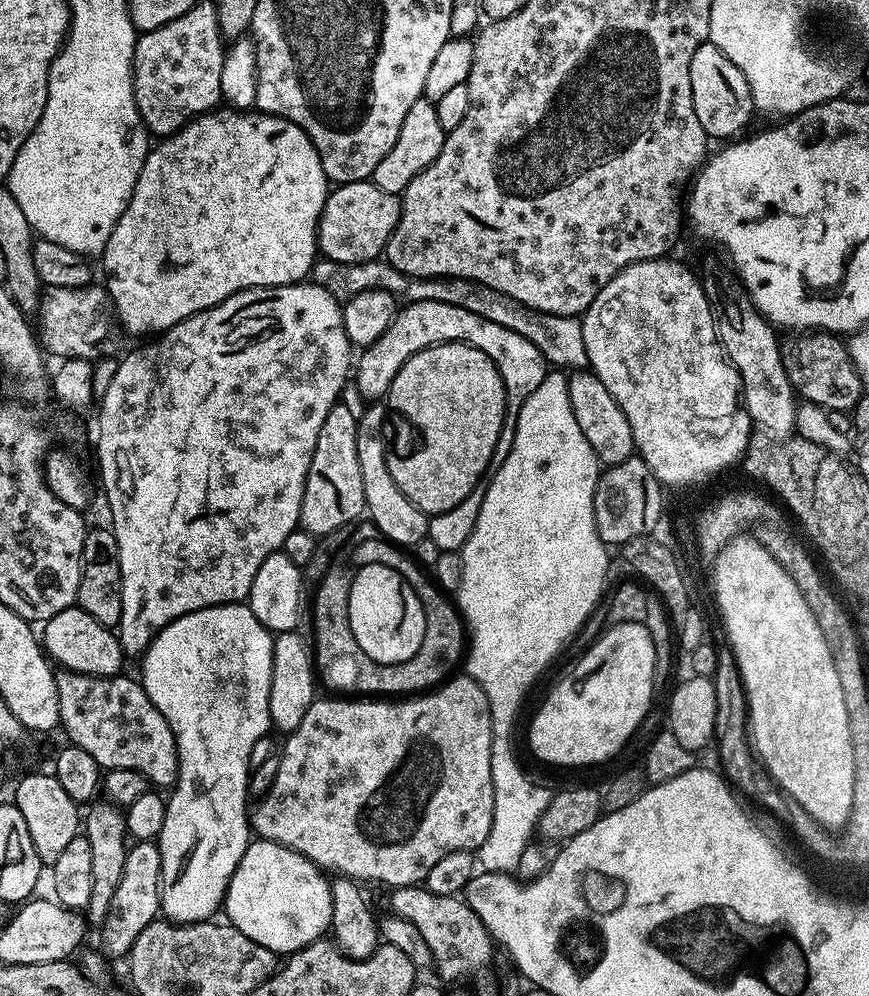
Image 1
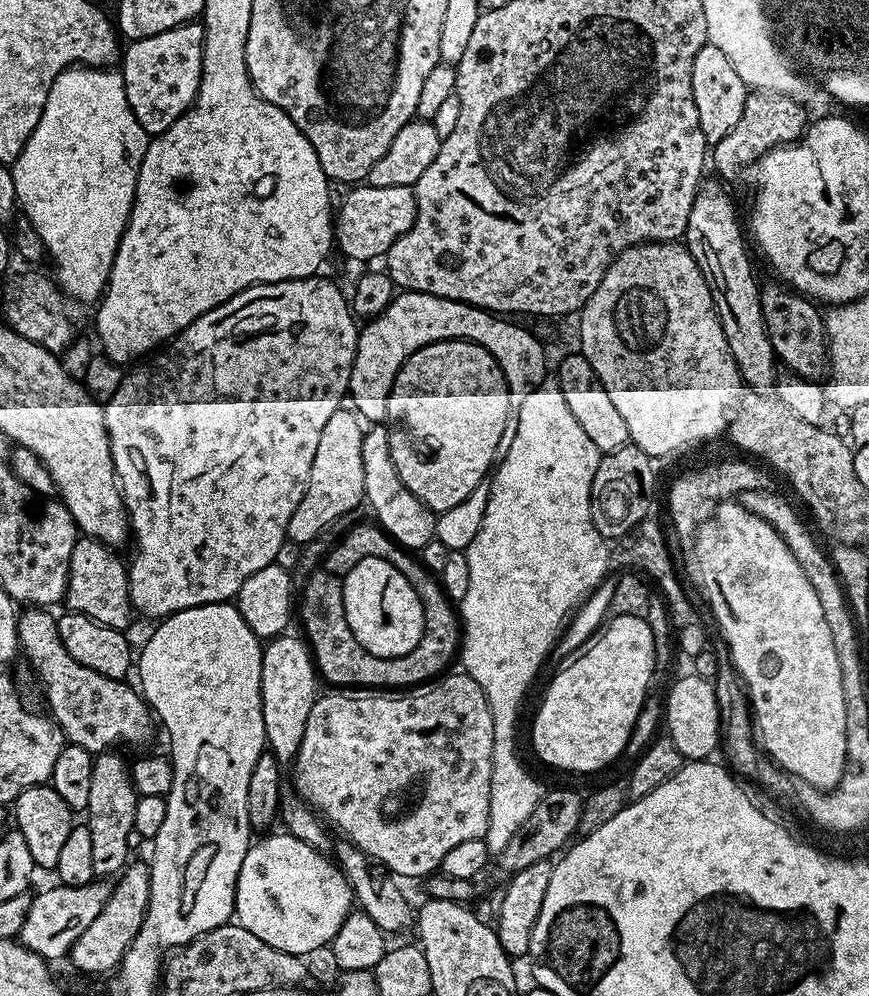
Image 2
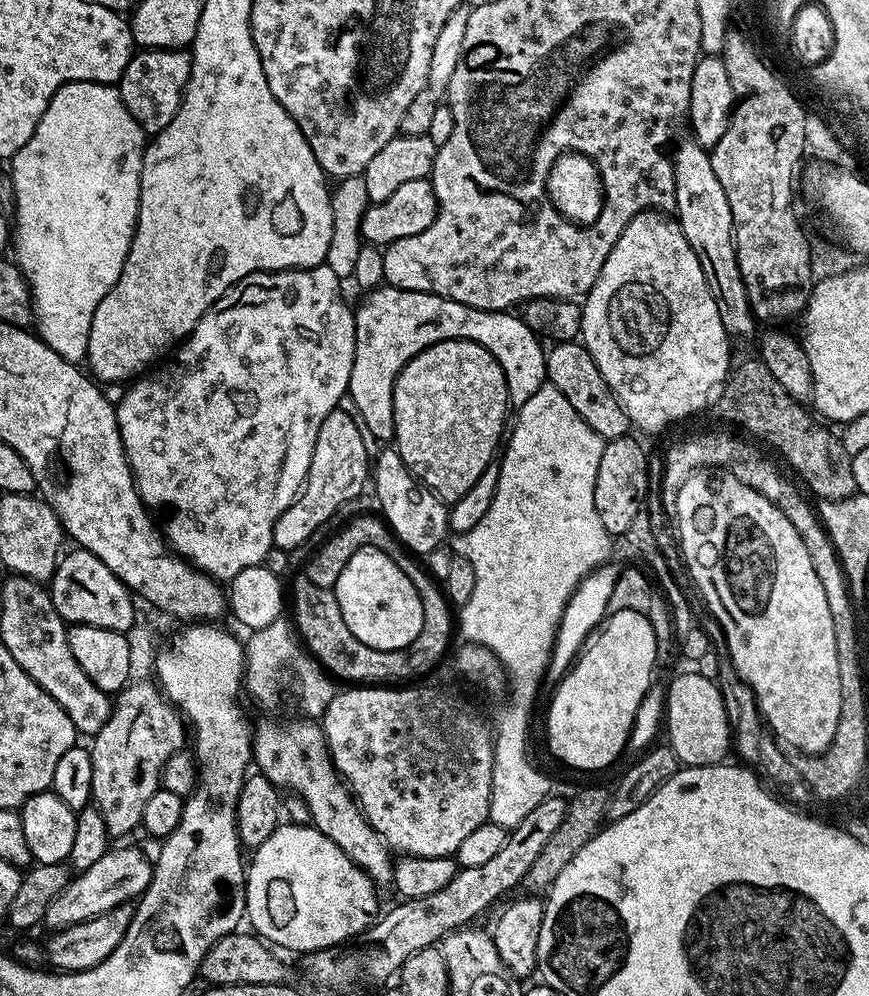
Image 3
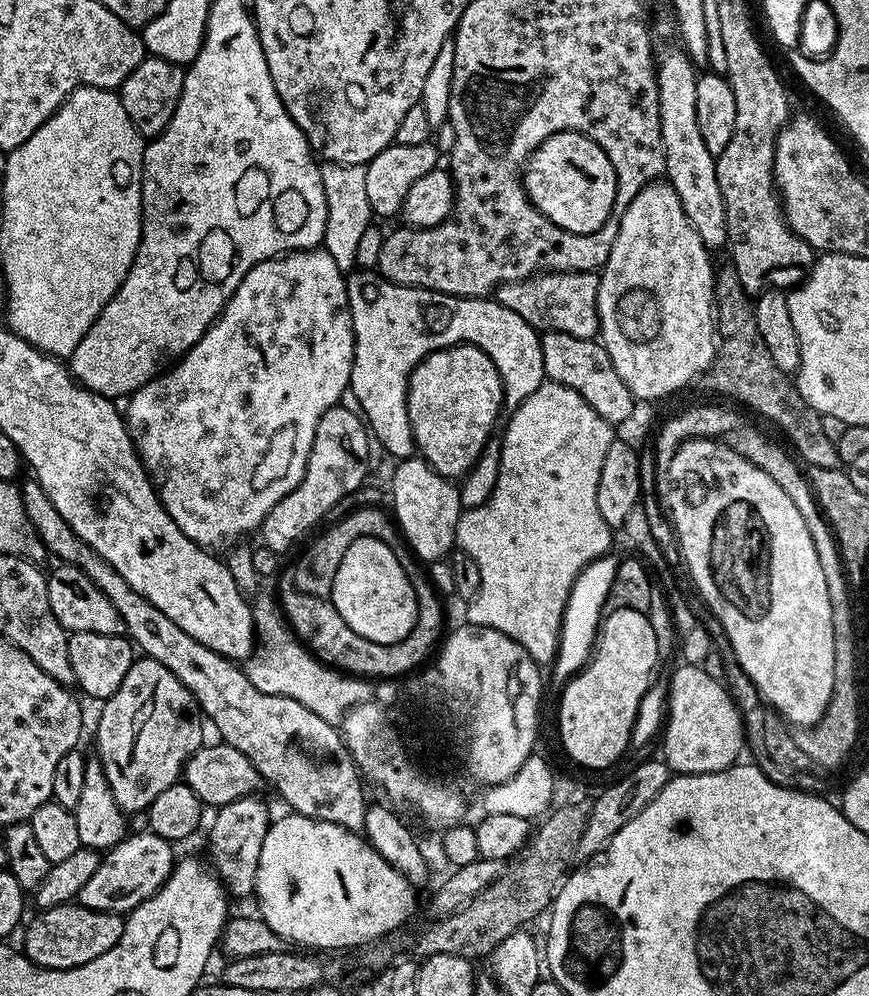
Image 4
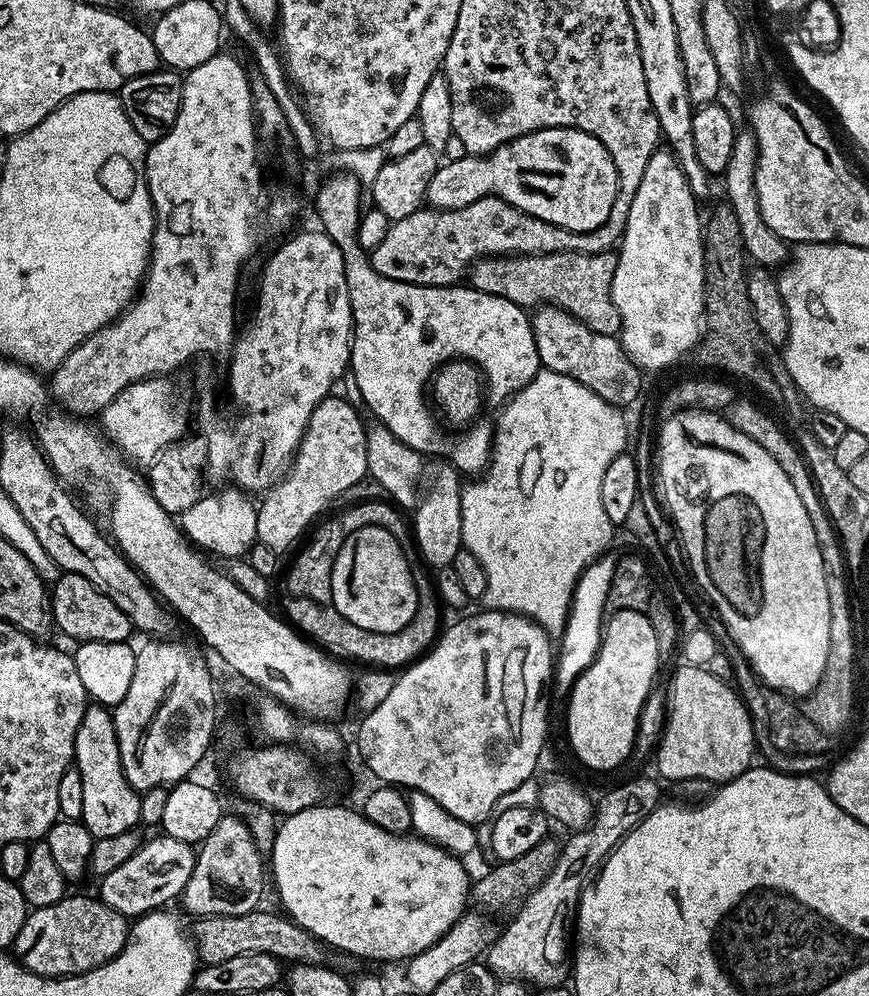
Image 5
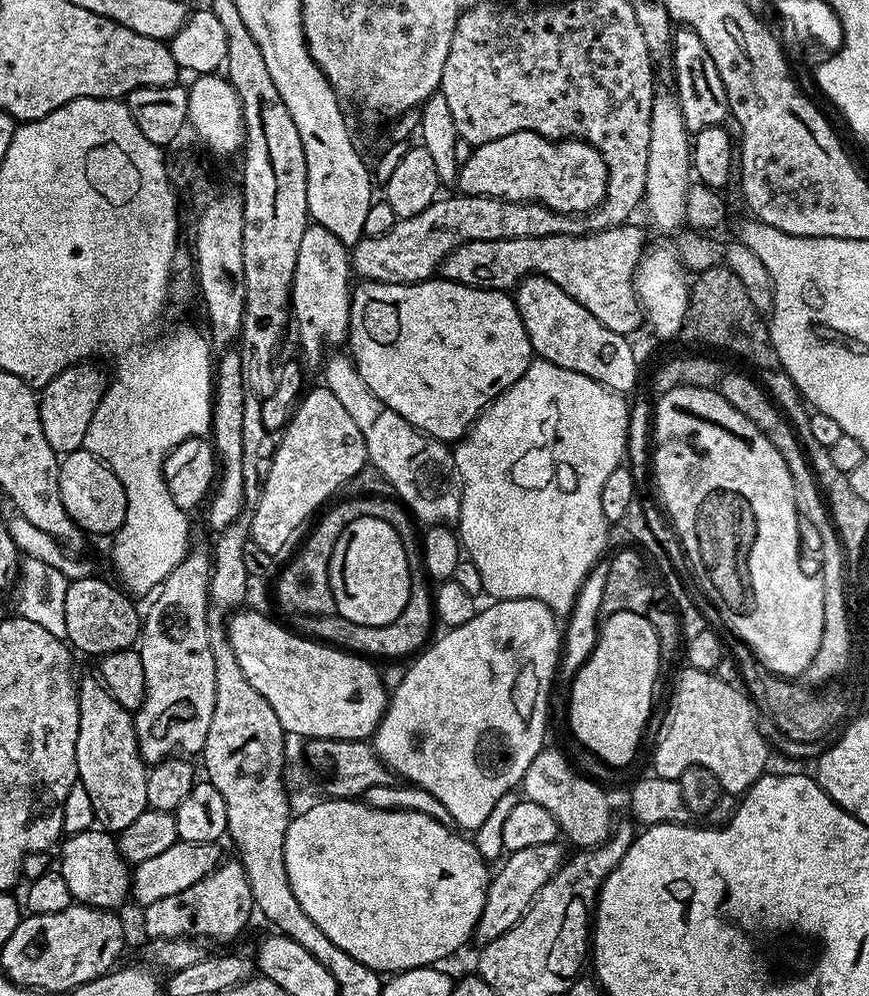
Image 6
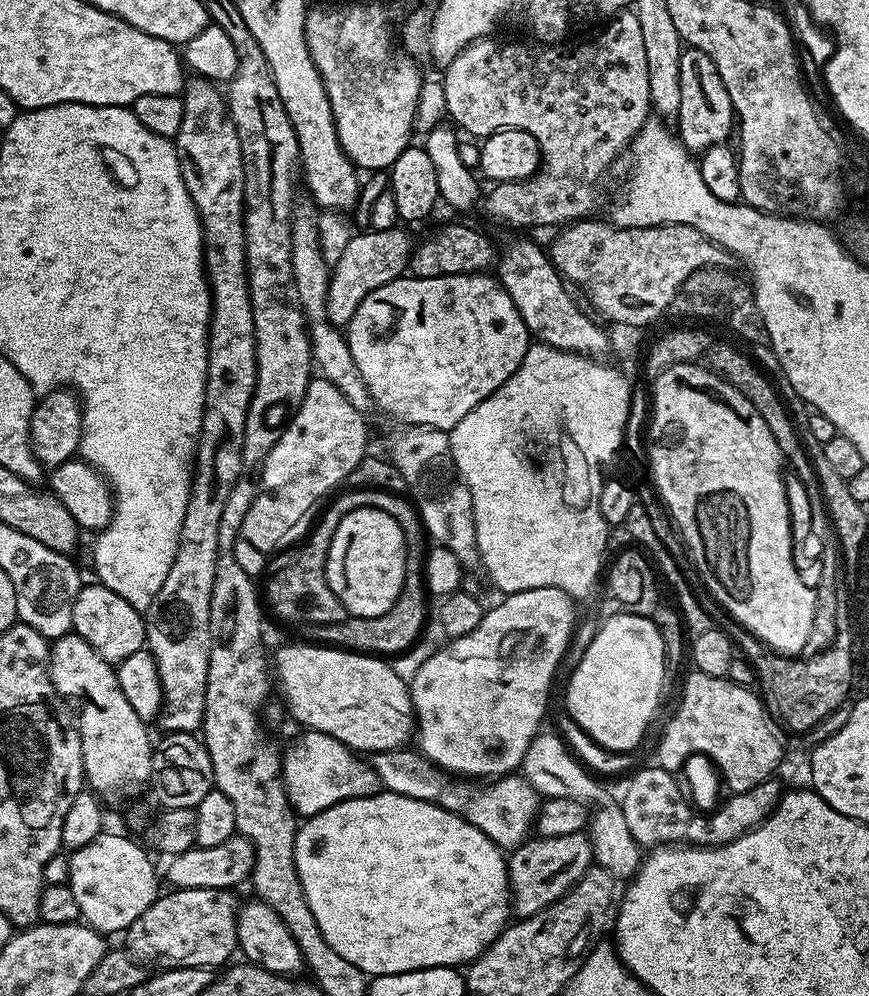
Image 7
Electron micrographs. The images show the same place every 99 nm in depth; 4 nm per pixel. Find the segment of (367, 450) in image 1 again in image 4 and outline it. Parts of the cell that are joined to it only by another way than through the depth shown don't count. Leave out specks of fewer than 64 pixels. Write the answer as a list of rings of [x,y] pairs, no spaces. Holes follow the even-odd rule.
[[[413,454],[407,458],[401,459],[400,464],[392,472],[392,492],[390,488],[390,504],[392,500],[391,511],[394,513],[395,523],[401,532],[404,533],[404,539],[412,547],[412,551],[424,562],[440,562],[453,551],[456,544],[456,527],[460,521],[460,489],[449,477],[438,474],[419,454]]]

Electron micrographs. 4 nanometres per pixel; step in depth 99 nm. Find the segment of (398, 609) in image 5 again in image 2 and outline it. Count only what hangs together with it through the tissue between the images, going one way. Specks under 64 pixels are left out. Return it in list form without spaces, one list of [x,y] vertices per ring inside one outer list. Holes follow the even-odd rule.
[[[362,558],[342,577],[344,613],[354,638],[370,654],[394,659],[406,655],[424,633],[424,604],[408,579],[382,558]]]

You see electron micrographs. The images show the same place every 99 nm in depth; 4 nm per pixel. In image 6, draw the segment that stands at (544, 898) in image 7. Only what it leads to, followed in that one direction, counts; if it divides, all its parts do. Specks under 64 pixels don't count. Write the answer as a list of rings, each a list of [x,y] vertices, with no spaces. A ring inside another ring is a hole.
[[[559,843],[546,846],[530,846],[526,850],[518,850],[507,857],[508,861],[500,868],[500,873],[493,875],[488,881],[488,893],[486,894],[486,906],[482,918],[478,922],[474,933],[477,945],[489,944],[494,938],[506,934],[524,913],[532,907],[536,901],[536,895],[550,882],[550,878],[560,868],[566,859],[566,852],[560,849]]]

